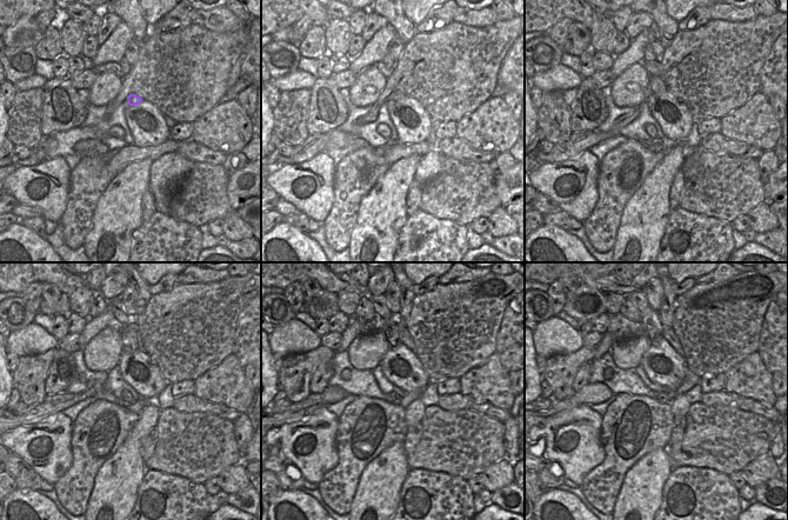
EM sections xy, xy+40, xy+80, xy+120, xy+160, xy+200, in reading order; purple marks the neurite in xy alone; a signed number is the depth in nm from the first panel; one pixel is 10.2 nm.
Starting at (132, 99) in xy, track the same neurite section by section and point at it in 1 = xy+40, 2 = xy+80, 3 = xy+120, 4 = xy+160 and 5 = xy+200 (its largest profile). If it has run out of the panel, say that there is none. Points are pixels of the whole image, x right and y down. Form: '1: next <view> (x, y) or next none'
1: next xy+40 (396, 95)
2: next xy+80 (656, 85)
3: next xy+120 (129, 345)
4: next xy+160 (387, 326)
5: next xy+200 (650, 320)

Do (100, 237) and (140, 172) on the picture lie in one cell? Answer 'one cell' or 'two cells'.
one cell

